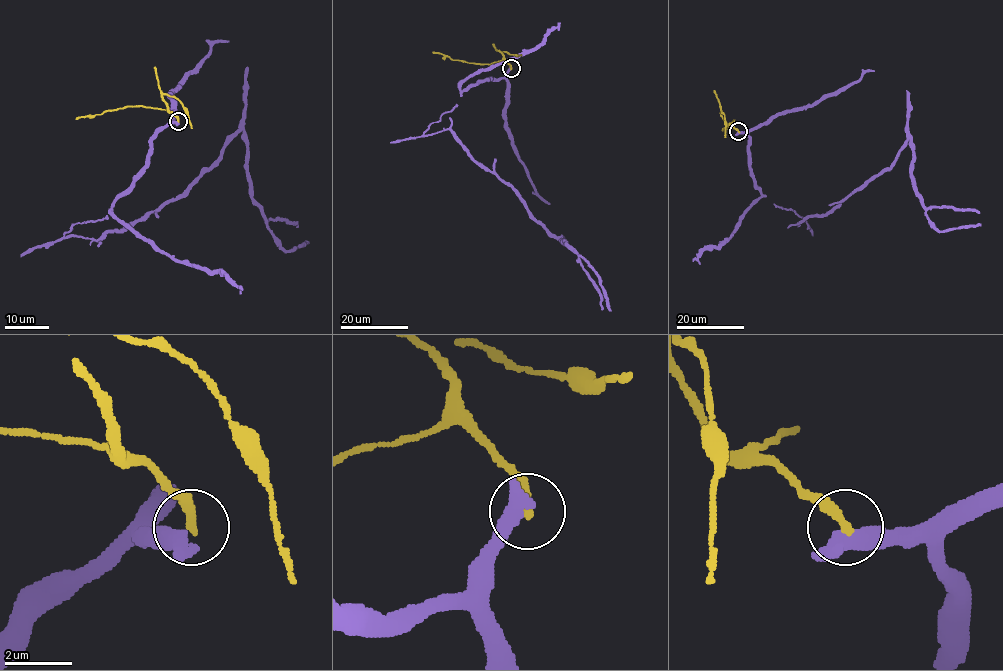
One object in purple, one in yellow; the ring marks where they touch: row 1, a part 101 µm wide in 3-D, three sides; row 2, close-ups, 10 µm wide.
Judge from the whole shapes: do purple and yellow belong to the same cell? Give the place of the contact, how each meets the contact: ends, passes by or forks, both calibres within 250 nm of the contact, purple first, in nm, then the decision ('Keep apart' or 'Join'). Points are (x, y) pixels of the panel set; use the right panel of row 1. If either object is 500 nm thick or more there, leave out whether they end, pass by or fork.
Place: (738, 131). At the ring purple passes by. At the ring yellow ends. Thickness 440 nm (purple) against 280 nm. Keep apart

